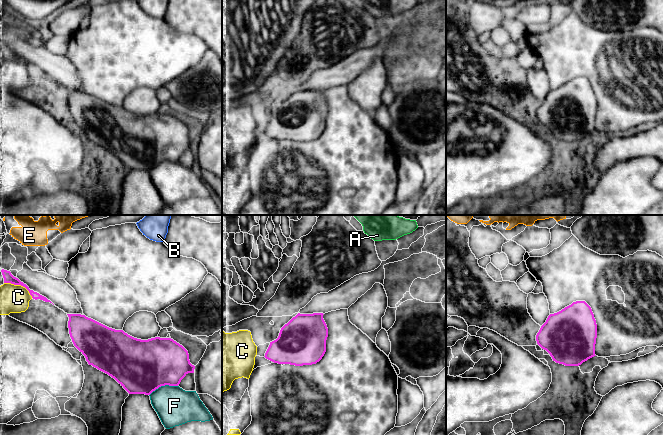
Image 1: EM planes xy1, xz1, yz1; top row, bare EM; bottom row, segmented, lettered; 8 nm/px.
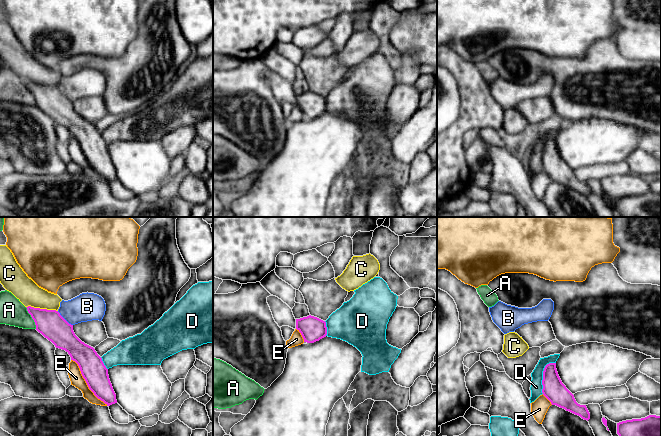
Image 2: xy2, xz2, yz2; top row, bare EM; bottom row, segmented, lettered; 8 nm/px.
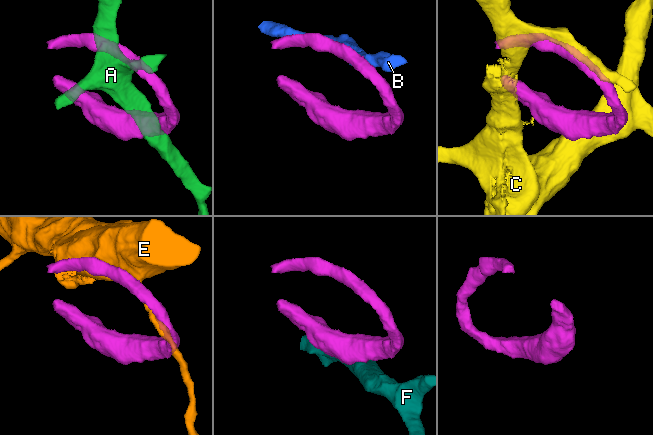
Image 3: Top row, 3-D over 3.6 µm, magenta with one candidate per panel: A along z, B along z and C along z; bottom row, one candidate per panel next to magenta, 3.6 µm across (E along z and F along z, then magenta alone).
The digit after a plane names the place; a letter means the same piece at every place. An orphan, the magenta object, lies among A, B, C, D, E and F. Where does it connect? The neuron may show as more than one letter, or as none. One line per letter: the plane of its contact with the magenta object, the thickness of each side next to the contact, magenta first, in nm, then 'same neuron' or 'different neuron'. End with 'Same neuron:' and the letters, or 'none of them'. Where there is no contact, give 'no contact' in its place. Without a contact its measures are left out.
A: xy2 | 220/200 nm | different neuron
B: xy2 | 220/220 nm | different neuron
C: xy2 | 220/190 nm | different neuron
D: yz2 | 180/100 nm | different neuron
E: xy2 | 200/110 nm | different neuron
F: xy1 | 440/300 nm | different neuron
Same neuron: none of them

